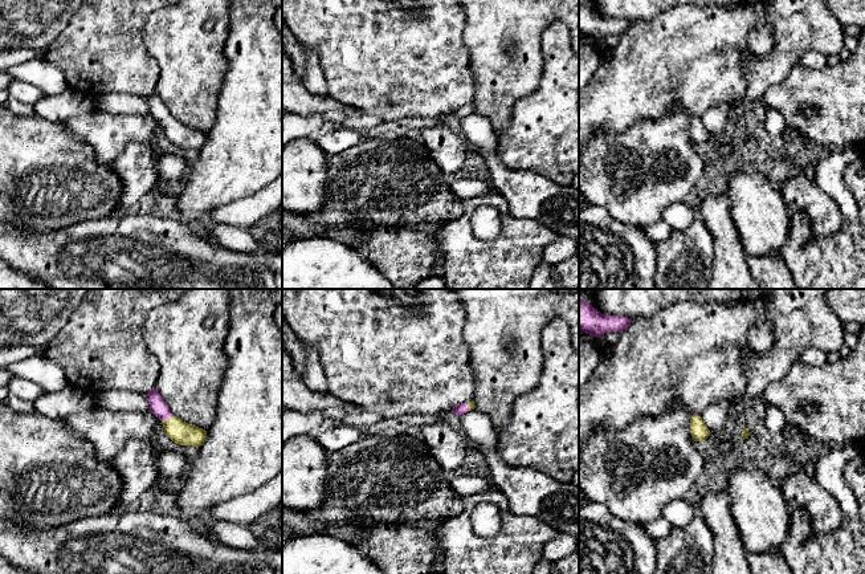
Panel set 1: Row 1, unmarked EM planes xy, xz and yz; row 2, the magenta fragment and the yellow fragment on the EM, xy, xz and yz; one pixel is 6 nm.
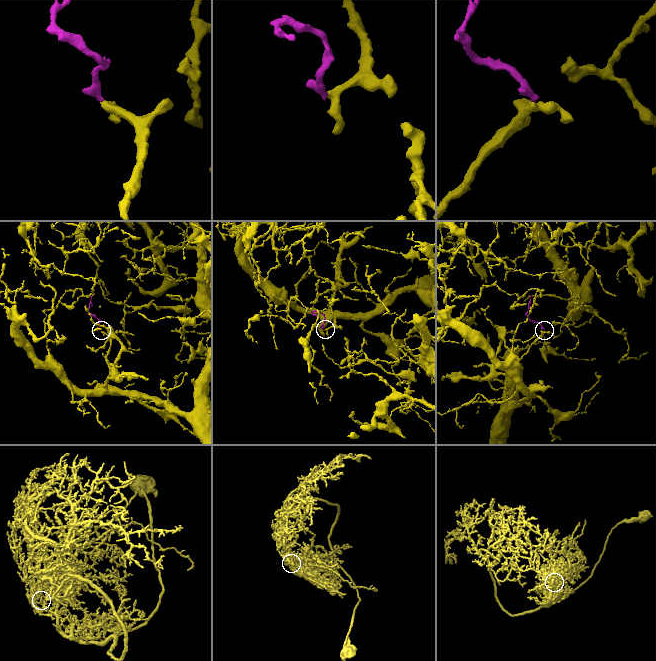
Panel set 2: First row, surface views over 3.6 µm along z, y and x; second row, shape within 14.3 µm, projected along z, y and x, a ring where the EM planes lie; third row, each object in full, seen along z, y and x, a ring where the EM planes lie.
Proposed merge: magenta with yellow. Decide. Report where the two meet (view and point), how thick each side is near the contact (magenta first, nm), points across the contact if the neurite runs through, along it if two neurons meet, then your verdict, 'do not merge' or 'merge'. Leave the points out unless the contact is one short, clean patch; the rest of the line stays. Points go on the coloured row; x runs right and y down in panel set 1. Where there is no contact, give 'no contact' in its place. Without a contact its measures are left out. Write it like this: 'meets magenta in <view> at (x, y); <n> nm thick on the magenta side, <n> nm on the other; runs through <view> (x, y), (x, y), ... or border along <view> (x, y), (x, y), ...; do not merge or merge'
meets magenta in xy at (167, 418); 100 nm thick on the magenta side, 140 nm on the other; runs through xy (158, 406), (167, 418), (180, 432); merge

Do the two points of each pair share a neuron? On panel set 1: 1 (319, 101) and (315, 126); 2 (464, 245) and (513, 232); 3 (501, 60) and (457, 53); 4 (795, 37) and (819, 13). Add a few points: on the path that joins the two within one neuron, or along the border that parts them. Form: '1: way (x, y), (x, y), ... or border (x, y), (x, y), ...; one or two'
1: border (296, 114), (319, 114), (327, 125); two
2: way (476, 247), (498, 247), (501, 244); one
3: border (464, 24), (462, 40), (476, 85); two
4: way (800, 32), (814, 19); one

